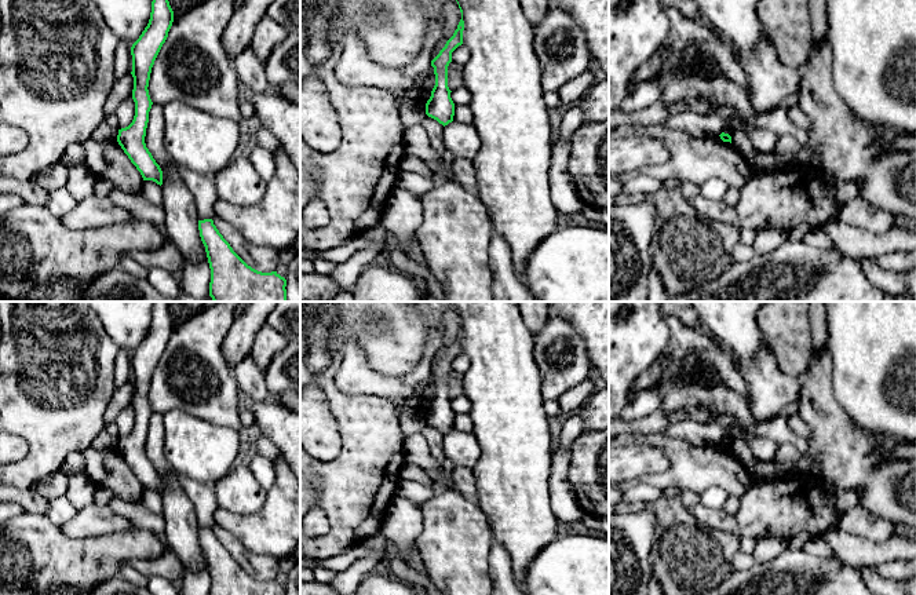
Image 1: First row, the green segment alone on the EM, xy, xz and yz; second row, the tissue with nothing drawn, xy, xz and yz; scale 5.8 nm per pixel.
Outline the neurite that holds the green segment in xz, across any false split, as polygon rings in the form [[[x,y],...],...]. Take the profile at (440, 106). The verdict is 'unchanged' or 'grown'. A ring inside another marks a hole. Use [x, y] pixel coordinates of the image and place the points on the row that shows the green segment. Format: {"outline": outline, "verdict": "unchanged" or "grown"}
{"outline": [[[459,4],[461,19],[455,30],[453,36],[446,41],[445,47],[431,61],[435,74],[435,85],[431,91],[431,96],[426,103],[426,114],[437,120],[444,127],[453,121],[455,103],[450,98],[450,90],[448,87],[448,66],[452,62],[452,52],[463,44],[463,10]]], "verdict": "unchanged"}

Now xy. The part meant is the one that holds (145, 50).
{"outline": [[[153,0],[149,23],[131,47],[135,116],[128,127],[118,129],[117,135],[118,145],[143,180],[153,180],[160,186],[163,185],[163,171],[145,143],[149,112],[153,105],[147,87],[152,67],[168,37],[172,22],[174,11],[169,1]]], "verdict": "unchanged"}

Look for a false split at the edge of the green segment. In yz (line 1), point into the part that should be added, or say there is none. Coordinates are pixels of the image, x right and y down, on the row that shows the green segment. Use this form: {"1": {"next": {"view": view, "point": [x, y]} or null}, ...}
{"1": {"next": null}}

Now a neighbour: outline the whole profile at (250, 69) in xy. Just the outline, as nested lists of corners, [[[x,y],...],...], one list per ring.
[[[251,44],[242,50],[233,63],[238,81],[253,92],[267,92],[269,81],[264,63],[255,55]]]

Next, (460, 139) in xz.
[[[452,121],[444,127],[444,145],[455,158],[474,160],[482,146],[482,140],[474,124]]]

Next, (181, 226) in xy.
[[[174,164],[163,169],[163,194],[165,238],[172,241],[189,263],[208,263],[205,247],[200,237],[196,200]]]

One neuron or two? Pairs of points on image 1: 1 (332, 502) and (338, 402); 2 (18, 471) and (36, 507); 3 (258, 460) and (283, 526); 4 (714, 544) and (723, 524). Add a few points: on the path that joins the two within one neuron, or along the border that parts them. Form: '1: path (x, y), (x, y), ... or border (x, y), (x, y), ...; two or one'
1: path (351, 477), (351, 427); one
2: border (14, 486), (19, 489), (30, 488); two
3: border (273, 463), (274, 482), (267, 489); two
4: border (692, 515), (701, 525), (737, 535); two

